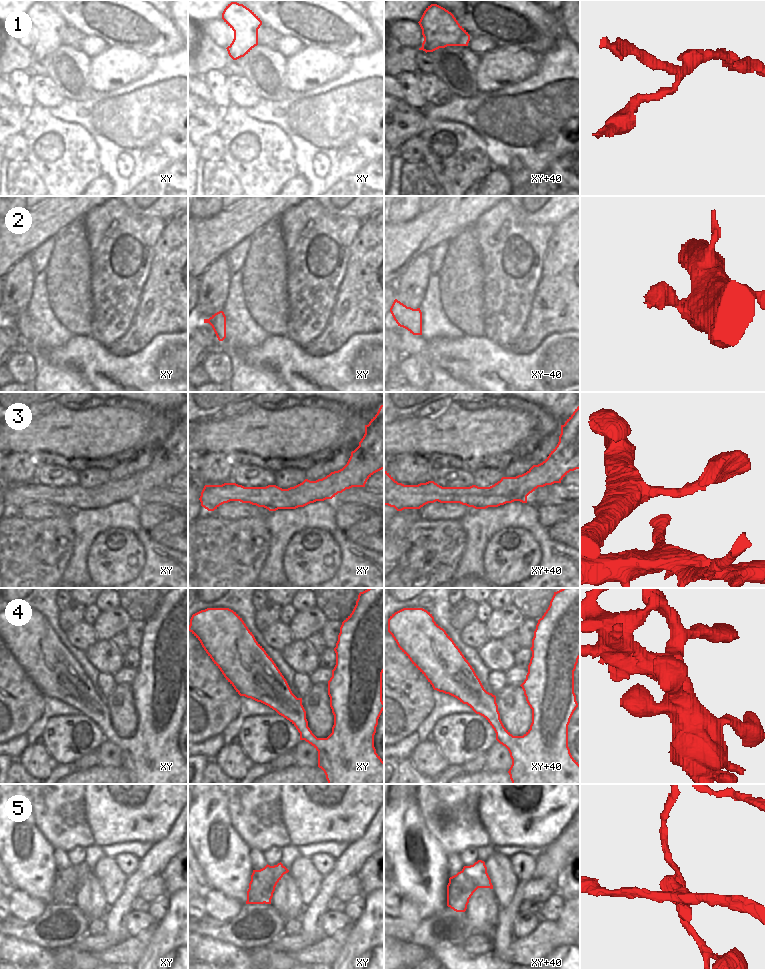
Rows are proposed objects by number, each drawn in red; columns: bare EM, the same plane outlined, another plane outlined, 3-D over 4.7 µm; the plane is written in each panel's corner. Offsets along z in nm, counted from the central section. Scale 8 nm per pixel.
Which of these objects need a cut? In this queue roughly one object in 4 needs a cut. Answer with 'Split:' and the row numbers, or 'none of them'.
Split: 5

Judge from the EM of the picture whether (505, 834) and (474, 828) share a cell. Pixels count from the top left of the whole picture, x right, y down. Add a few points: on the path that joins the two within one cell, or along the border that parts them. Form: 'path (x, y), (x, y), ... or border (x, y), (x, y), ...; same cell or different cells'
border (478, 808), (478, 818), (491, 843); different cells

